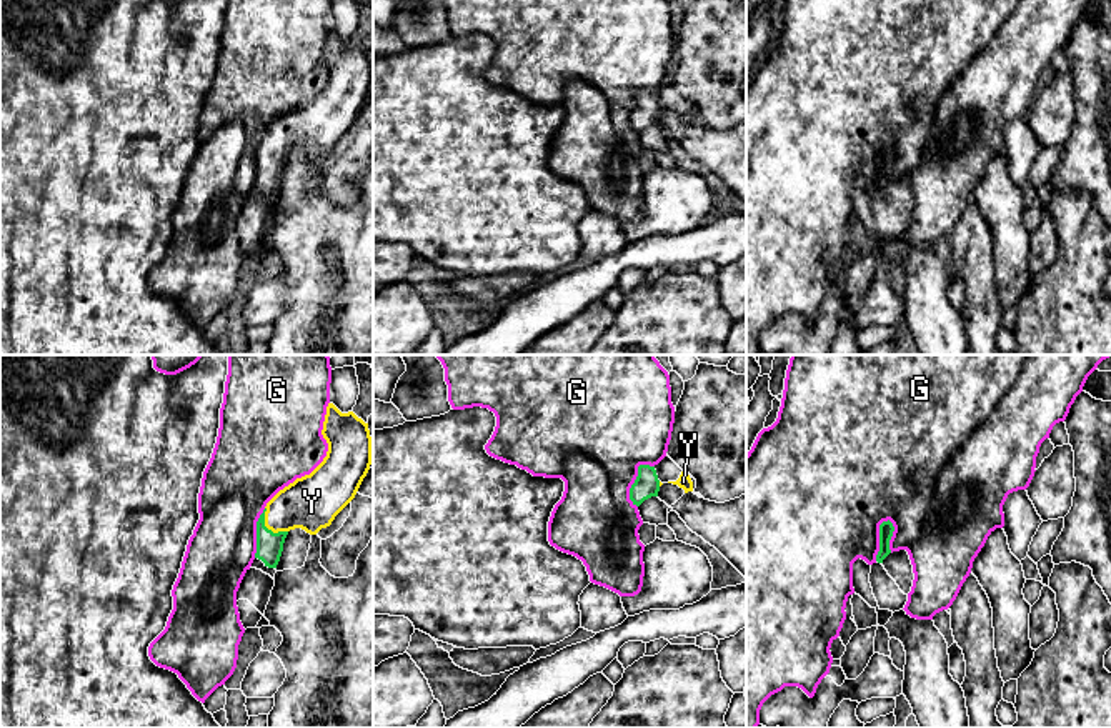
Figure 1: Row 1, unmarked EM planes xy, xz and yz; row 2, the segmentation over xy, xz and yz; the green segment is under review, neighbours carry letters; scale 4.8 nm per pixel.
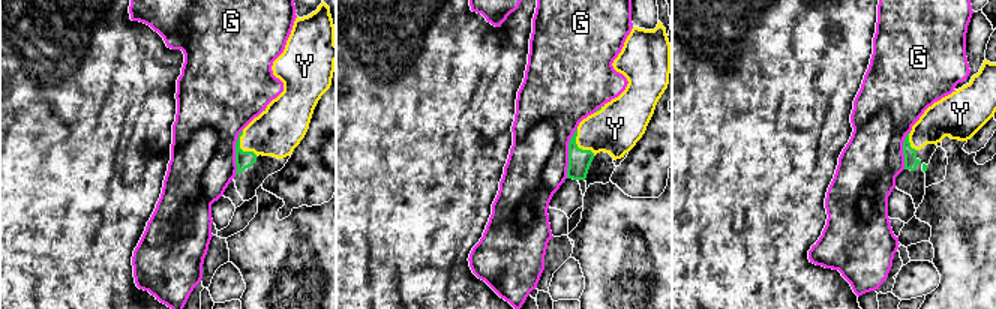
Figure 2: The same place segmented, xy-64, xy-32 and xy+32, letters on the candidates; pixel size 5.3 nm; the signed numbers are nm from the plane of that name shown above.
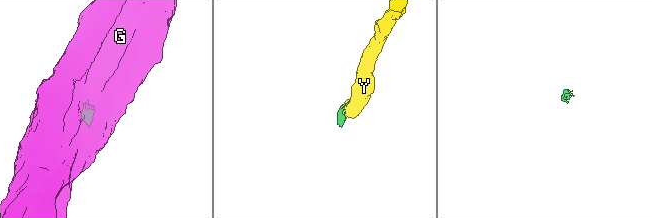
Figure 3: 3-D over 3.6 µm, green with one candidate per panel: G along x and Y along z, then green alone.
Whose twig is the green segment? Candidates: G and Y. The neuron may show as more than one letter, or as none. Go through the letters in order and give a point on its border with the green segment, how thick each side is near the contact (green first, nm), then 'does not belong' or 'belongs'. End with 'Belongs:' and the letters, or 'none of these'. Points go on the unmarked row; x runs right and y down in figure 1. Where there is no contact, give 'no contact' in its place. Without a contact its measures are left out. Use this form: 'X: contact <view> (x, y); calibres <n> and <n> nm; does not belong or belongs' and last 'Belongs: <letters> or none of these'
G: contact yz (880, 165); calibres 70 and 460 nm; does not belong
Y: contact xy (265, 154); calibres 130 and 260 nm; belongs
Belongs: Y

